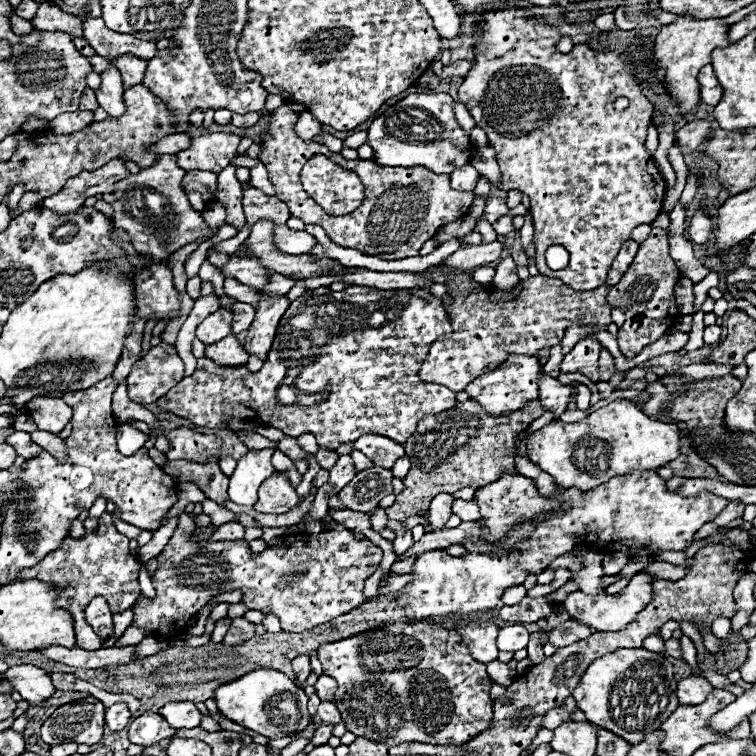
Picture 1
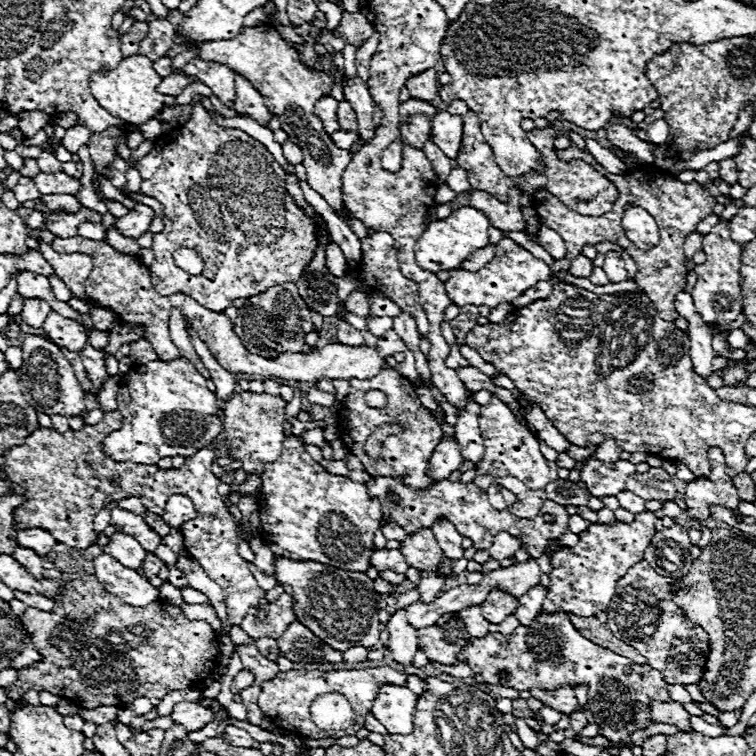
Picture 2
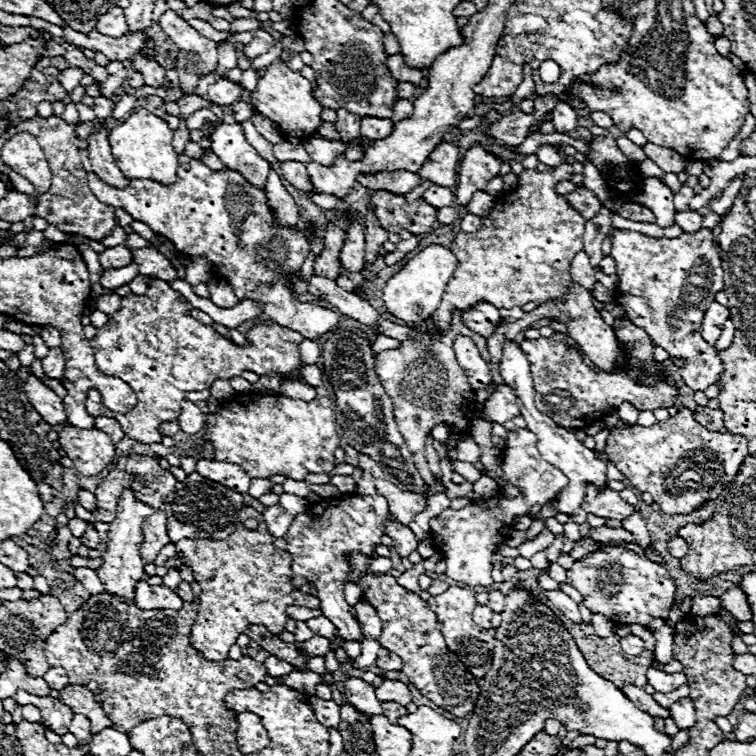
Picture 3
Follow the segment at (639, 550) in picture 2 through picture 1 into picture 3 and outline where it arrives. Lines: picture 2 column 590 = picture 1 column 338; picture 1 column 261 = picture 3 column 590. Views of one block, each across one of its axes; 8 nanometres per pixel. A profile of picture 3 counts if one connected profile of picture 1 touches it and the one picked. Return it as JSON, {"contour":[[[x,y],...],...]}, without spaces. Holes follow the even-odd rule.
{"contour":[[[602,546],[600,550],[590,552],[568,572],[568,584],[584,596],[586,608],[616,624],[646,626],[654,618],[668,620],[676,594],[676,584],[664,566],[658,566],[656,562],[622,546]]]}

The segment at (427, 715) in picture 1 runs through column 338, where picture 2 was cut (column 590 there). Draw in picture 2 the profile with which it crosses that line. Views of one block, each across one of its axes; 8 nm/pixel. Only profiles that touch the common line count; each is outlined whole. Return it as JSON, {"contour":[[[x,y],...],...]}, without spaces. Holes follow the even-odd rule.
{"contour":[[[552,612],[552,614],[540,614],[536,616],[536,620],[532,620],[530,626],[518,626],[514,630],[514,634],[510,634],[508,638],[502,634],[488,634],[480,640],[474,640],[468,648],[464,648],[458,654],[460,660],[466,660],[466,664],[476,672],[482,674],[486,682],[490,684],[504,684],[516,690],[528,690],[532,686],[538,688],[560,688],[560,686],[582,686],[588,684],[588,702],[586,708],[592,712],[594,720],[600,728],[600,734],[604,738],[608,738],[614,744],[630,744],[630,734],[636,730],[644,730],[652,724],[652,716],[650,716],[650,704],[652,700],[672,700],[668,690],[666,690],[666,682],[662,680],[660,672],[656,672],[654,668],[650,668],[648,664],[636,664],[608,648],[602,648],[594,642],[590,642],[588,638],[584,638],[568,620],[568,612]],[[506,670],[508,672],[508,680],[498,678],[498,672]]]}

